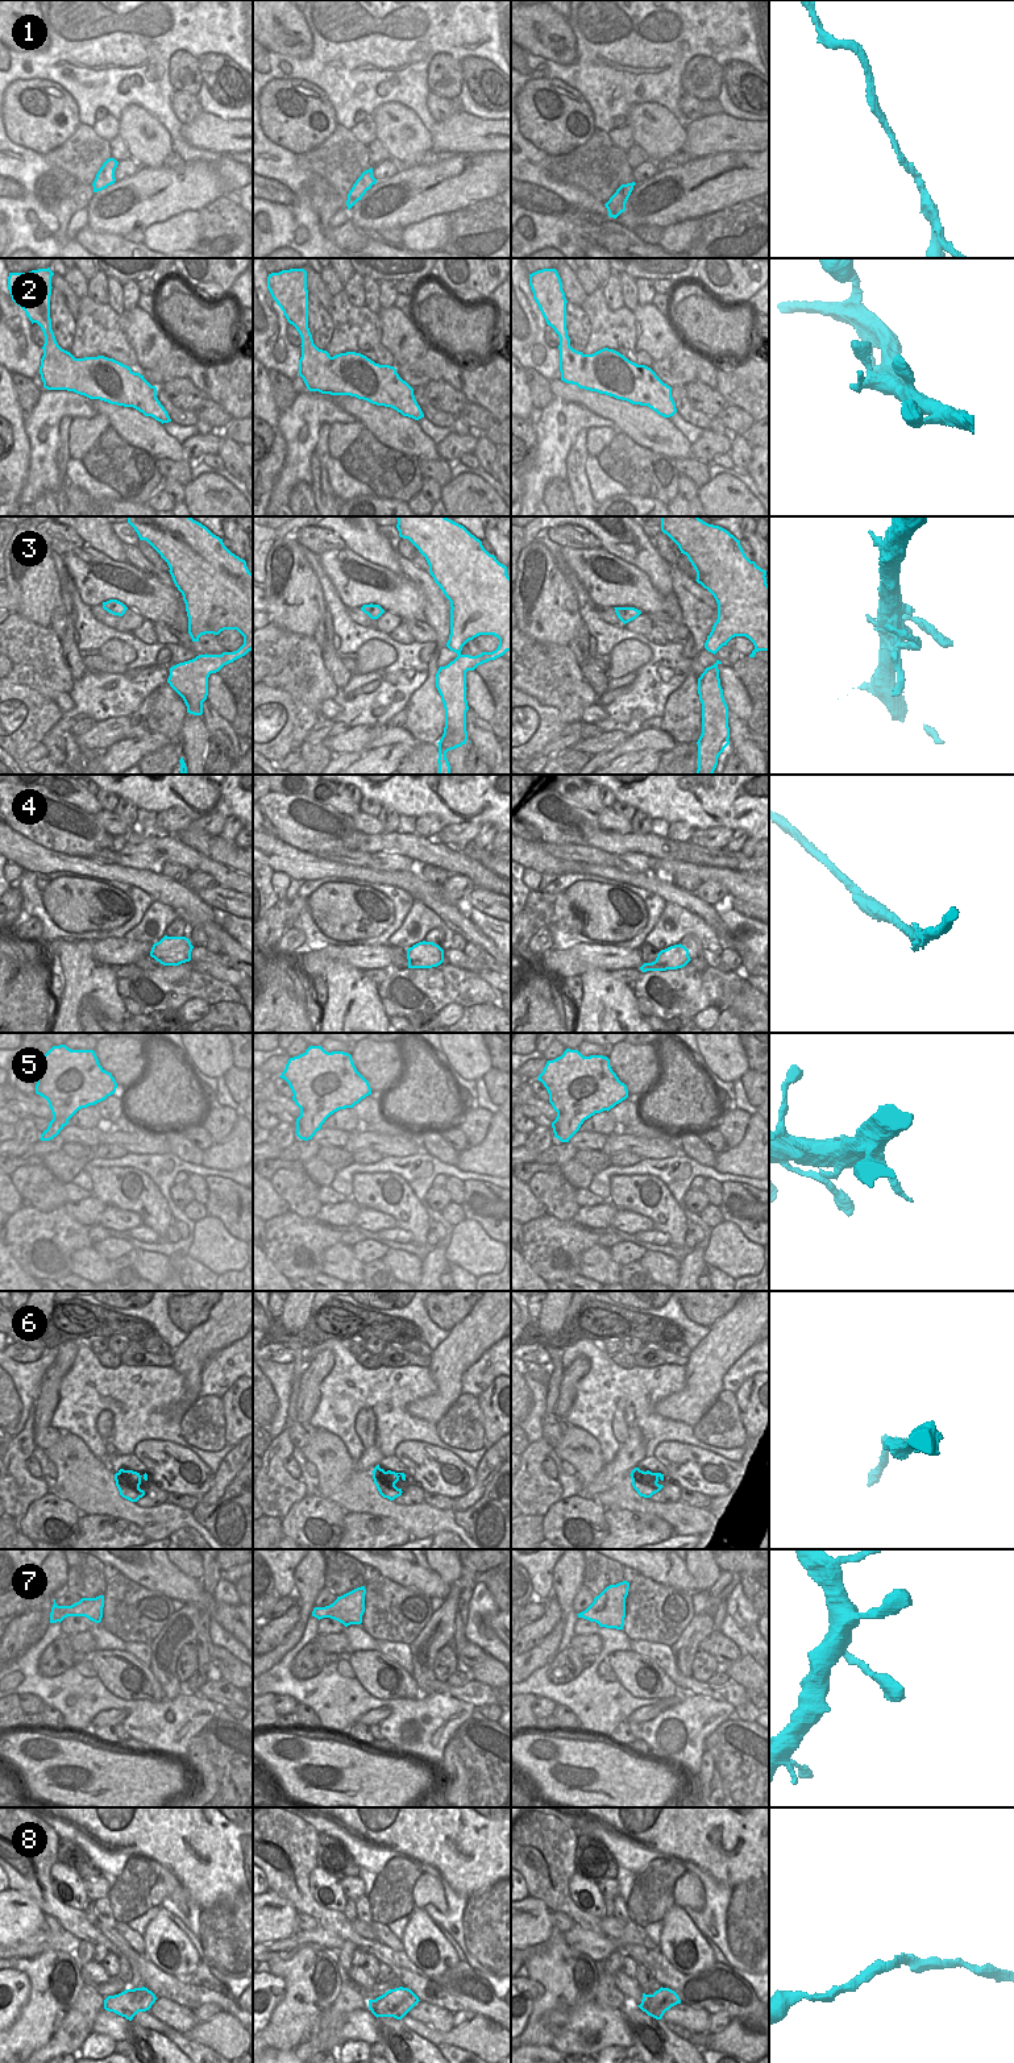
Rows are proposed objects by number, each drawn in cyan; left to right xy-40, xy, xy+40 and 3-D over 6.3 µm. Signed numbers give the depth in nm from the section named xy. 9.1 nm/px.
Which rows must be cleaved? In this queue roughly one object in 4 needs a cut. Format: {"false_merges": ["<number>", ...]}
{"false_merges": []}

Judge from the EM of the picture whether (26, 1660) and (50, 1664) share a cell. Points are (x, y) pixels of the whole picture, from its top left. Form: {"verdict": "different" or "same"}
{"verdict": "different"}

